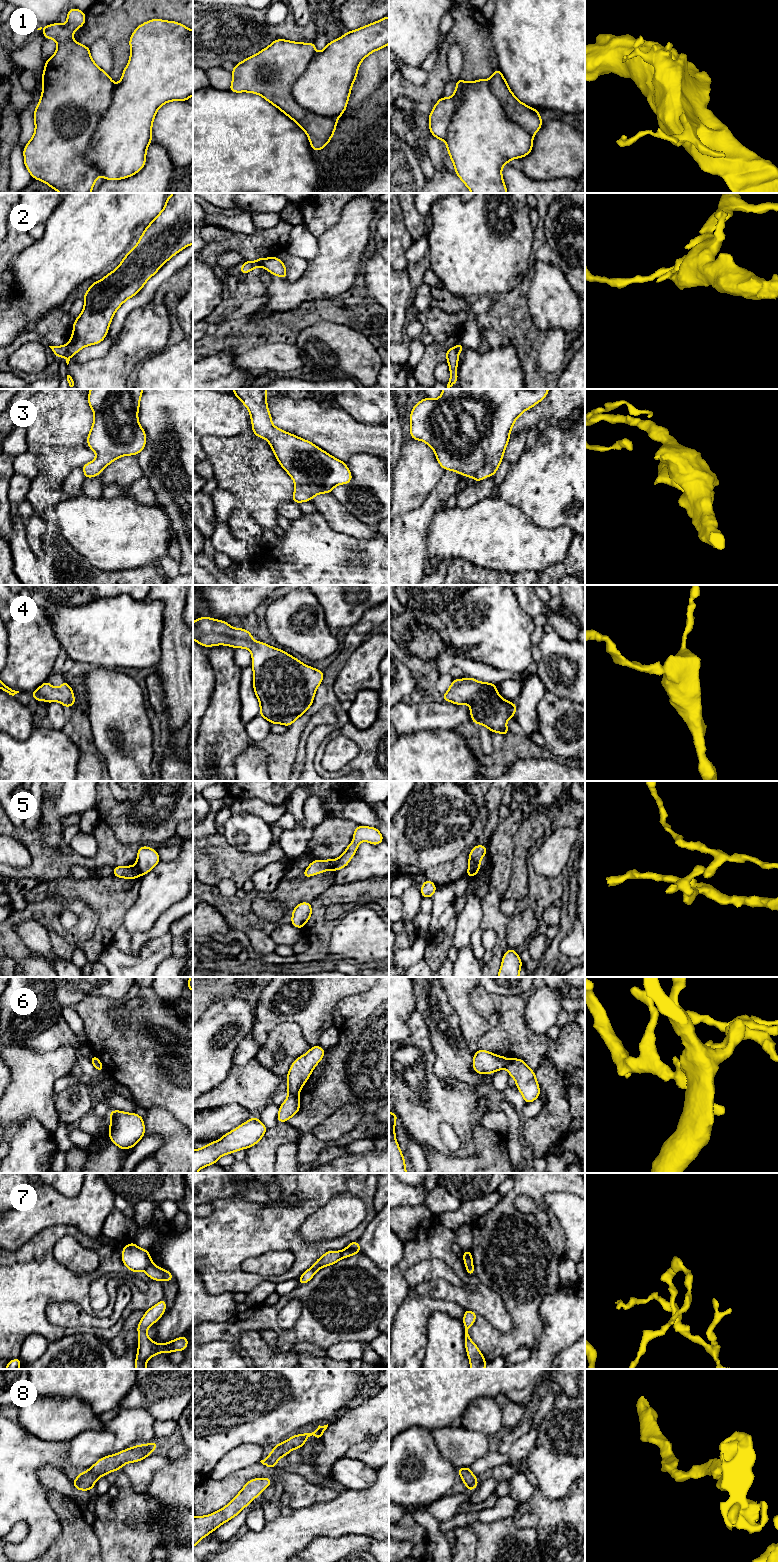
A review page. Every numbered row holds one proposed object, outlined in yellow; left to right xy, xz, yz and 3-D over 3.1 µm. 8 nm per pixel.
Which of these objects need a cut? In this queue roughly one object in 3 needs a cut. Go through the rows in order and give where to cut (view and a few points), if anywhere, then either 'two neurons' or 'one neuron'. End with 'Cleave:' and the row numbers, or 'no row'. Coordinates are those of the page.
1: cut in xy along (115, 85), (111, 104), (86, 152), (98, 175); two neurons
2: cut in xy along (66, 345), (67, 351), (71, 356); two neurons
3: no cut; one neuron
4: no cut; one neuron
5: cut in xy along (134, 866), (140, 875); two neurons
6: cut in xz along (288, 1094), (297, 1095); two neurons
7: cut in xy along (152, 1263), (144, 1270); two neurons
8: no cut; one neuron
Cleave: 1, 2, 5, 6, 7

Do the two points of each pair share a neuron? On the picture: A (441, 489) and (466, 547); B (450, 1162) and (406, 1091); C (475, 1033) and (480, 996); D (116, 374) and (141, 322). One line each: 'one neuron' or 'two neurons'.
A: two neurons
B: two neurons
C: two neurons
D: one neuron

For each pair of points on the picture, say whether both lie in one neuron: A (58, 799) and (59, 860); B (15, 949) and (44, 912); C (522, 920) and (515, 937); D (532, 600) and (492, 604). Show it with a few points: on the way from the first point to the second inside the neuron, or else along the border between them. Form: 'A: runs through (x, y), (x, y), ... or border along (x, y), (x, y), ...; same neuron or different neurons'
A: border along (39, 832), (46, 844), (52, 848), (59, 847); different neurons
B: runs through (10, 934), (10, 924), (18, 916), (29, 912); same neuron
C: runs through (522, 924), (517, 933); same neuron
D: border along (515, 595), (519, 605), (532, 617); different neurons

